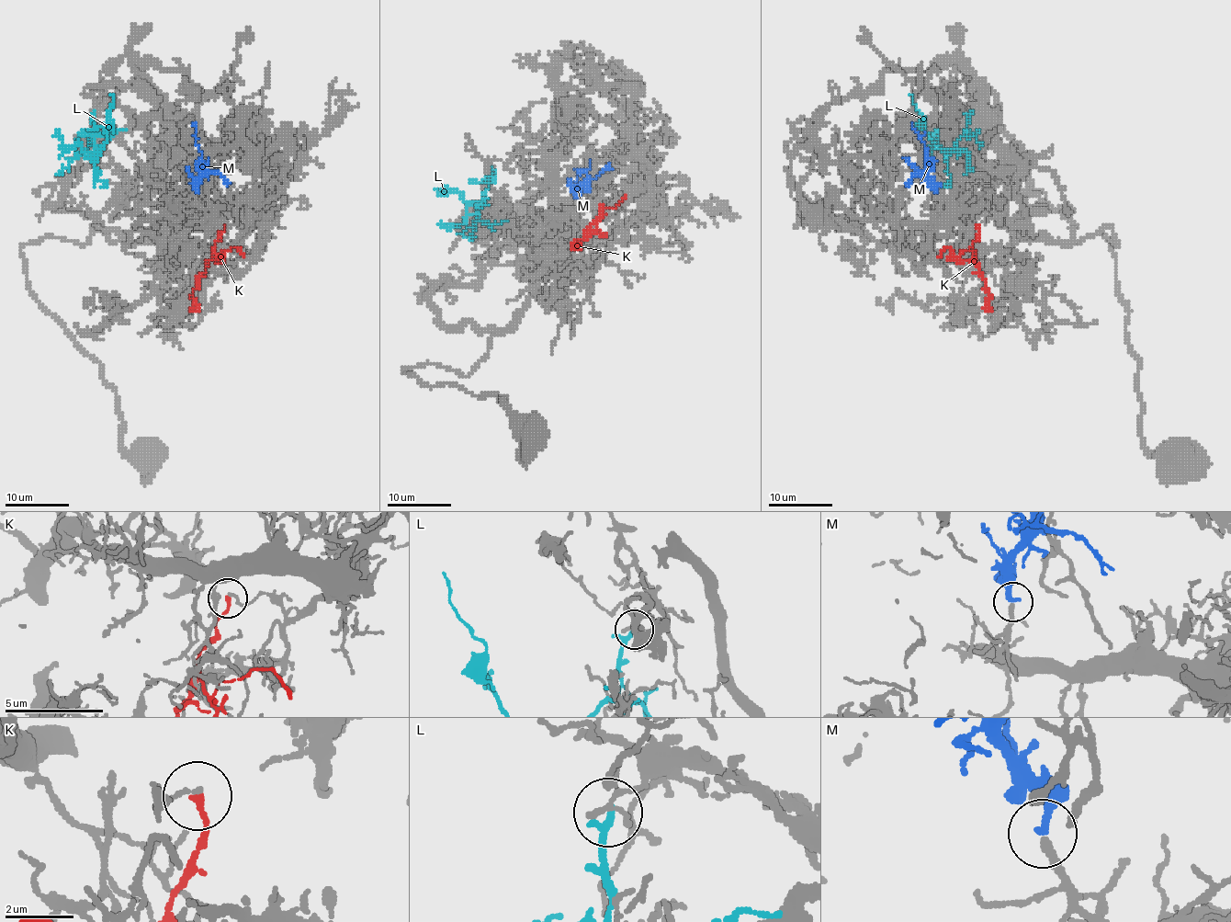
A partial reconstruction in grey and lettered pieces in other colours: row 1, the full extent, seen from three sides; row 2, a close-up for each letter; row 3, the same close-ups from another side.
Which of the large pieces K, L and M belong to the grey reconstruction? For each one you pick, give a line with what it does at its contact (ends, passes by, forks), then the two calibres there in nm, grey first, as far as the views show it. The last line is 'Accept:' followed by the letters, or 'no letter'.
M: It ends there. Thickness 240 nm (grey) against 240 nm
Accept: M

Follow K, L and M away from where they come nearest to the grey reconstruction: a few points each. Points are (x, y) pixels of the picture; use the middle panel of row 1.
K: (605, 233), (595, 229), (573, 245), (577, 244), (578, 250)
L: (475, 229), (476, 213), (487, 189), (486, 181), (492, 181), (489, 176), (493, 168), (491, 167)
M: (580, 192), (582, 185), (578, 181), (577, 168)

